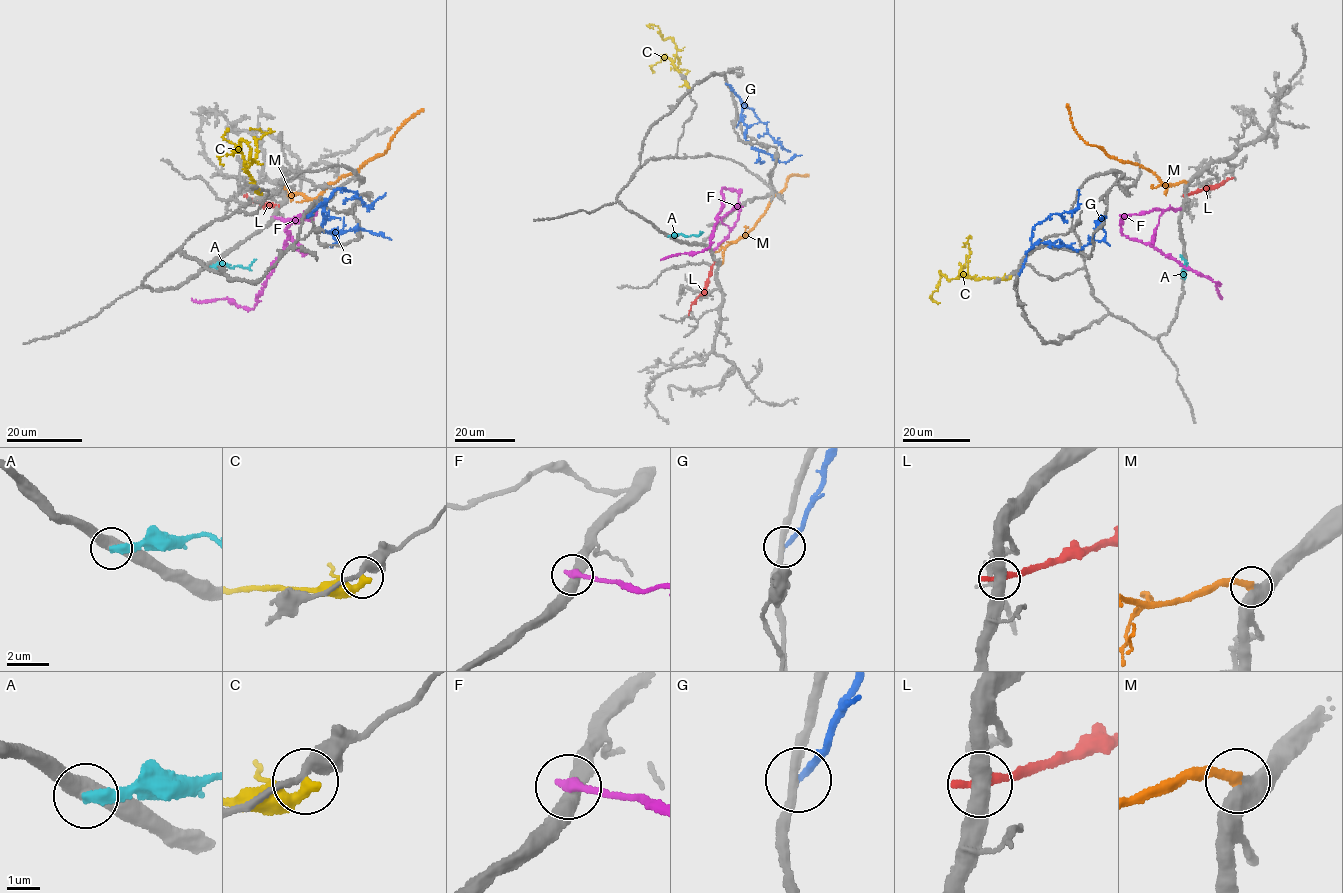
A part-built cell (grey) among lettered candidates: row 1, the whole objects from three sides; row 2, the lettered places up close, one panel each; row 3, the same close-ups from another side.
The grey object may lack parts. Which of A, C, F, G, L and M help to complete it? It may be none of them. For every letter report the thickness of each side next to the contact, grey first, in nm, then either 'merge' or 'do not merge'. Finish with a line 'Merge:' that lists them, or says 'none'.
A: calibres 480 and 320 nm; do not merge
C: calibres 340 and 440 nm; do not merge
F: calibres 480 and 320 nm; do not merge
G: calibres 320 and 240 nm; do not merge
L: calibres 480 and 320 nm; do not merge
M: calibres 440 and 260 nm; merge
Merge: M

